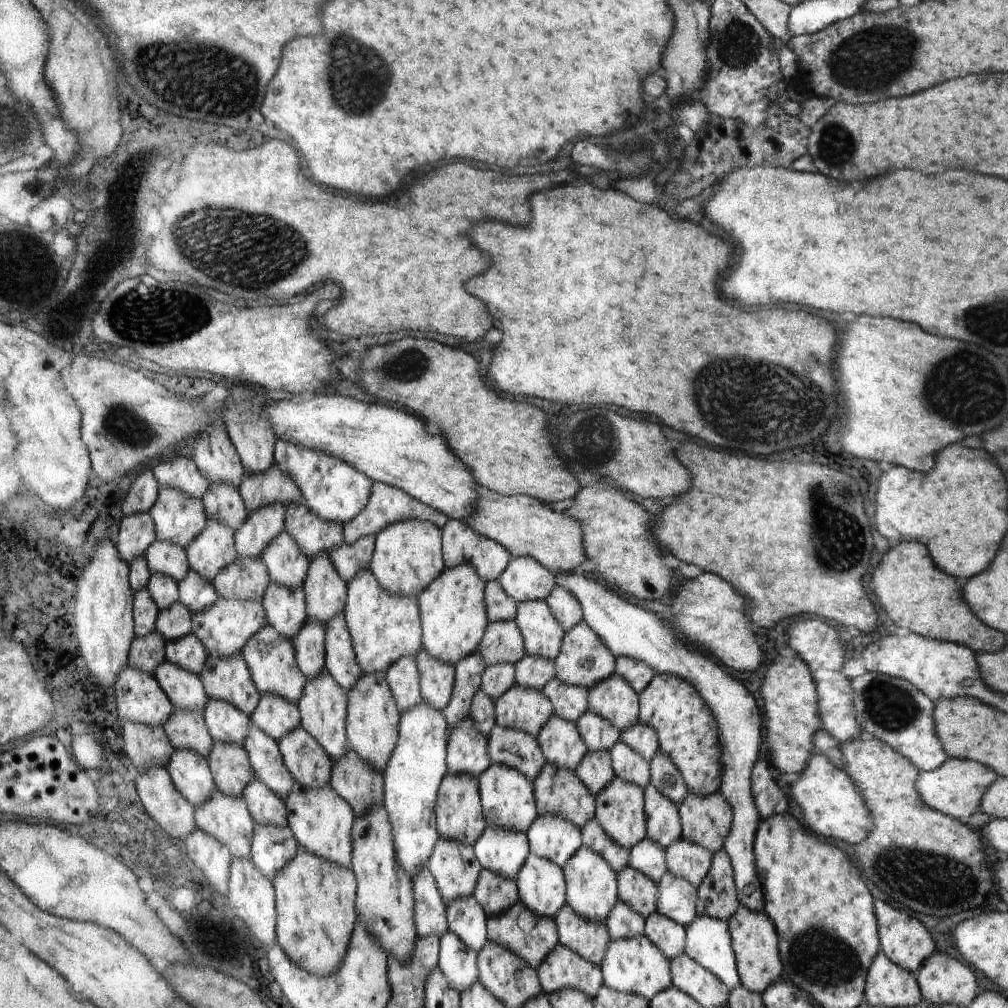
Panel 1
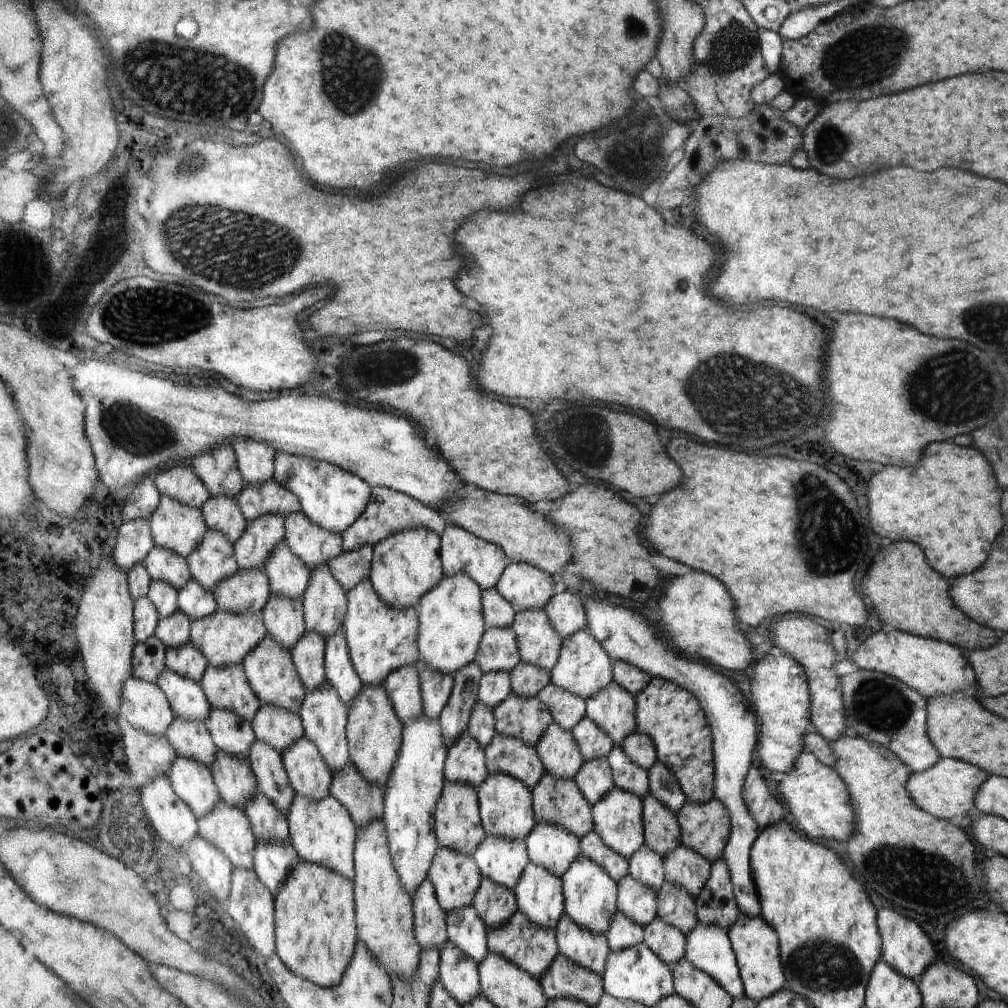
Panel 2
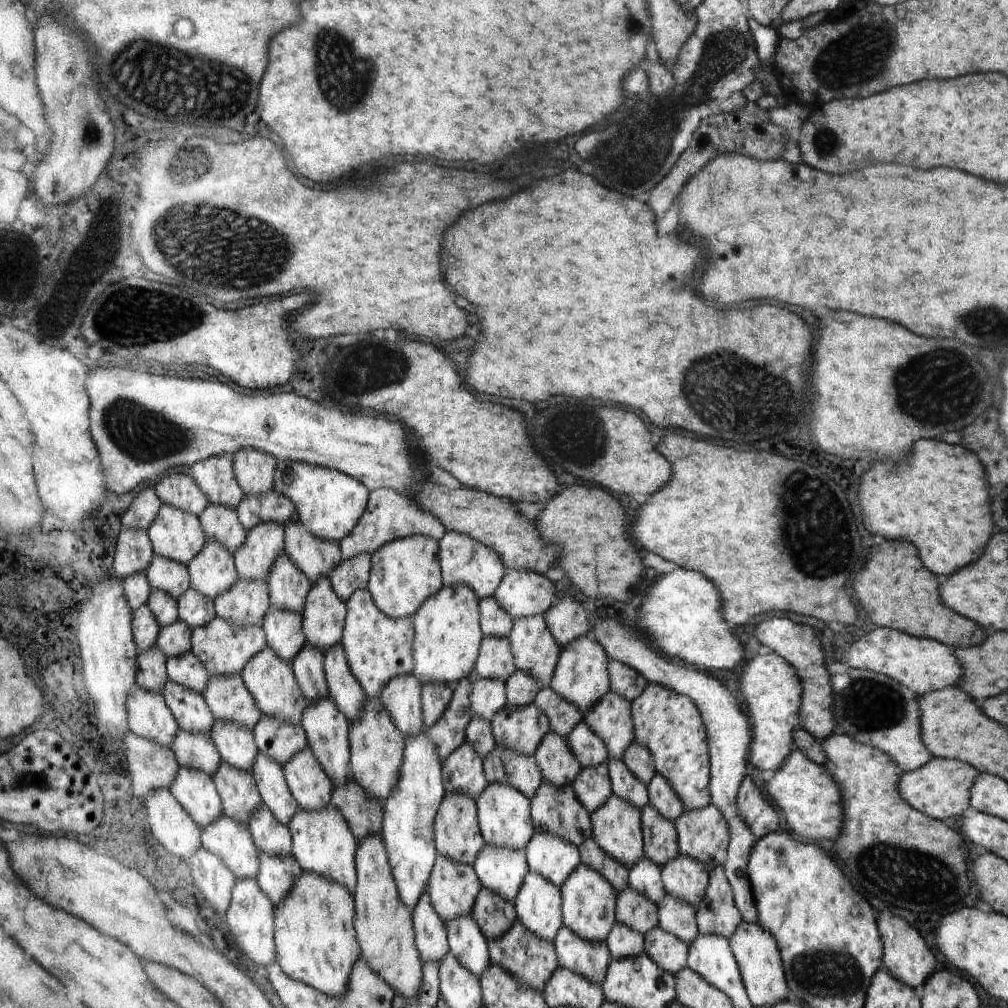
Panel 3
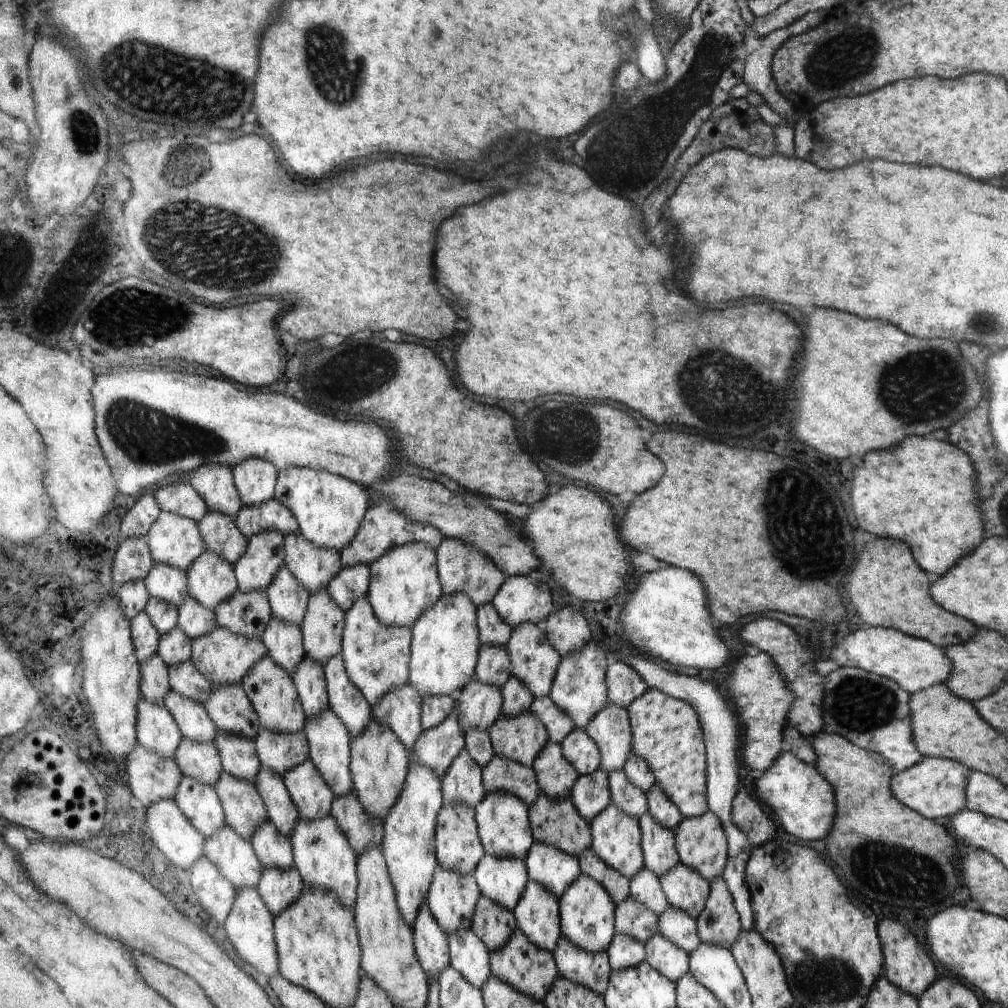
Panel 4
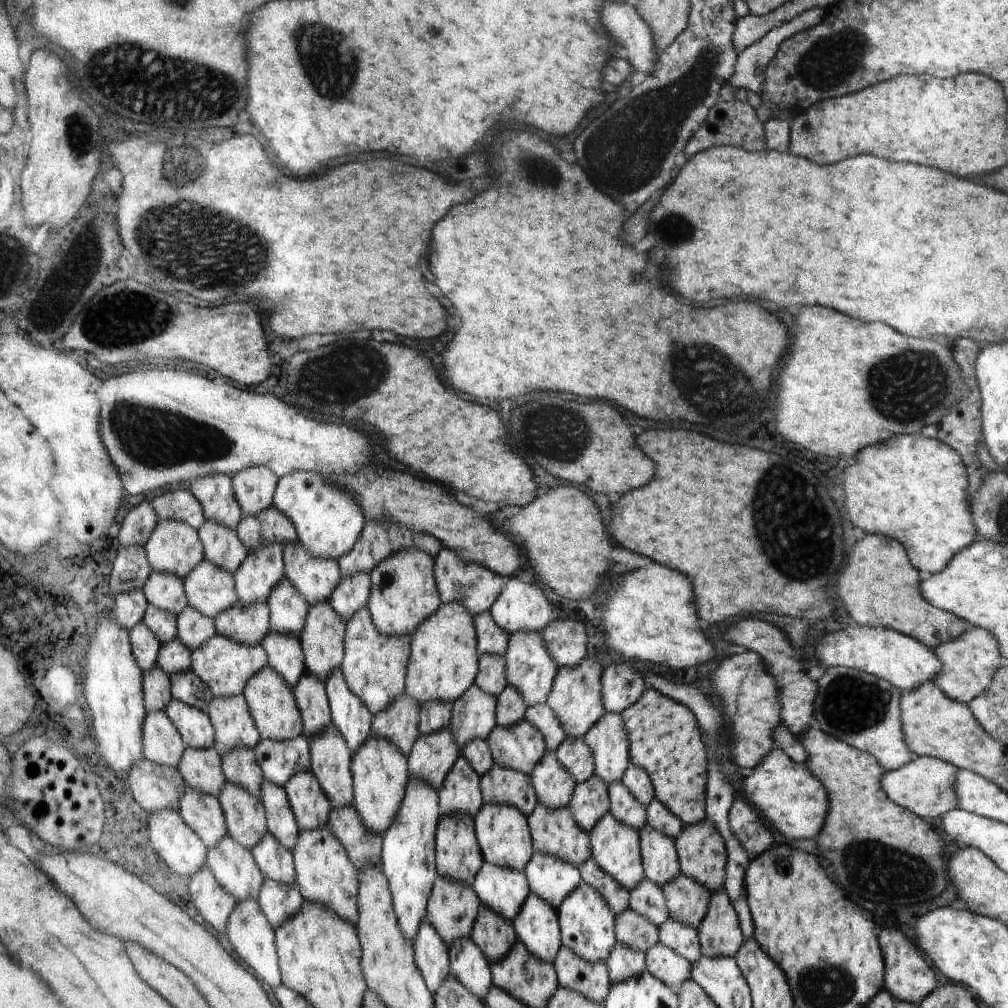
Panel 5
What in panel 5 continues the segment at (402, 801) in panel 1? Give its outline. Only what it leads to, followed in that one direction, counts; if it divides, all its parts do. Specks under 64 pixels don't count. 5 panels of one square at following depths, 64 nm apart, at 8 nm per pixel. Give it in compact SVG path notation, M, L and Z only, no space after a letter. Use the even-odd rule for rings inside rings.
M414 778L410 782L410 790L405 790L406 802L402 810L393 818L393 824L383 832L381 844L381 866L389 879L390 890L393 893L393 906L401 930L409 939L416 938L416 932L428 916L430 893L437 881L435 866L435 835L438 820L441 816L438 804L438 791Z

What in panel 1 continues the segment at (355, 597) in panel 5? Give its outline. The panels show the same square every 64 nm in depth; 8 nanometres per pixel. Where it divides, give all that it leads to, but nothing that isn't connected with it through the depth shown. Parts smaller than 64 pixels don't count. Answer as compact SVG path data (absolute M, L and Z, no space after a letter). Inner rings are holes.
M364 535L352 544L344 542L328 552L338 574L347 584L359 570L368 569L375 549L375 538L374 535Z

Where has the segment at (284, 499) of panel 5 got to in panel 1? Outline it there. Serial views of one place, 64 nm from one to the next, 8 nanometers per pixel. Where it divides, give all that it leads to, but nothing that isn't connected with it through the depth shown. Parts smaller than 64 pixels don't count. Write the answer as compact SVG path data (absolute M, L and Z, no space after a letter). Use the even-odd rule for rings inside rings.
M290 437L277 438L276 462L298 483L304 504L325 521L339 522L343 526L361 512L372 496L374 482L368 475L344 459L300 446Z

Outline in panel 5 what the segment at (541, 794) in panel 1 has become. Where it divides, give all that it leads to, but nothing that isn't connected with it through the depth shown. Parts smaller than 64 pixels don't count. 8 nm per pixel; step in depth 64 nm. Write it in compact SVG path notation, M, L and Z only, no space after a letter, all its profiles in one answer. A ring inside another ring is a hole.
M539 804L537 809L528 816L528 824L533 849L540 854L556 856L579 869L584 862L589 861L592 857L589 832L584 832L578 823L574 822L569 806L552 810L552 808L546 808Z

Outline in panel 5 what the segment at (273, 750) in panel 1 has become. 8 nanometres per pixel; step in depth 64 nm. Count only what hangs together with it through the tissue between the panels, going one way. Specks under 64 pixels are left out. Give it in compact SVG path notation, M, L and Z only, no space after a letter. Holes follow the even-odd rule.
M264 779L259 794L268 818L268 832L293 852L300 828L284 787Z

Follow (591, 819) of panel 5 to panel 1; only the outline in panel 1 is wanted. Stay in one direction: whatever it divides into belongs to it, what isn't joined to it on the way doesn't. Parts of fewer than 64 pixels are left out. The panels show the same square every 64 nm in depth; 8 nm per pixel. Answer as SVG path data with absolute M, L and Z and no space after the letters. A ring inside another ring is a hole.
M597 750L587 752L581 764L575 768L578 778L597 796L606 789L616 776L611 751Z

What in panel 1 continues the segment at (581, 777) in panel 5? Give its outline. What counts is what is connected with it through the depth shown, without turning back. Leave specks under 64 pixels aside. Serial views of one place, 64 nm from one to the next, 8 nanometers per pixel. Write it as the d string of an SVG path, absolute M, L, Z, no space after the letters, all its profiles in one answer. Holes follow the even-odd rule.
M587 709L576 723L587 744L587 752L611 751L613 746L621 740L621 730L607 718L597 715L592 709Z

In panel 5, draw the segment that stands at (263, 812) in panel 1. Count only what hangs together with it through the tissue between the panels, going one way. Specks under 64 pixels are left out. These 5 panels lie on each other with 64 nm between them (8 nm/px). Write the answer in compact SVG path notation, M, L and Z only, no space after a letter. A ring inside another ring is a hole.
M266 832L265 836L251 848L251 853L265 878L284 884L296 881L293 853L272 833Z

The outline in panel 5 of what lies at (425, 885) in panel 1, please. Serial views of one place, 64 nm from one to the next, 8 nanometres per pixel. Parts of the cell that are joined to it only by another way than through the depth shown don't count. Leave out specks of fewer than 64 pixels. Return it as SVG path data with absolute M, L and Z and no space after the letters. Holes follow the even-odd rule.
M425 918L416 932L413 948L415 964L422 978L425 978L429 991L435 994L444 978L450 974L449 946Z

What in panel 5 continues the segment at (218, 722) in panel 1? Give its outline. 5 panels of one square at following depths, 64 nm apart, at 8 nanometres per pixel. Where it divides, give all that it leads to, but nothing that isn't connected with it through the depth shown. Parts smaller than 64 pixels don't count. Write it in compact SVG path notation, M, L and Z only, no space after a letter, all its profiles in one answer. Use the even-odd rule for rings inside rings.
M236 747L224 758L228 781L244 787L248 792L260 799L260 785L264 775L257 763L255 752L250 747Z

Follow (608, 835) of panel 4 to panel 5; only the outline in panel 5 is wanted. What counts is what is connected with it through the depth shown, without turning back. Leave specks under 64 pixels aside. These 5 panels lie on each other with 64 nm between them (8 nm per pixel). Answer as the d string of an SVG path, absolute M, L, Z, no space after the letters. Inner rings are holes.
M612 812L606 814L604 818L589 832L590 846L592 847L592 858L596 866L612 876L620 888L626 888L628 892L638 886L645 878L644 863L641 855L641 836L632 826L626 826L618 822L612 816Z

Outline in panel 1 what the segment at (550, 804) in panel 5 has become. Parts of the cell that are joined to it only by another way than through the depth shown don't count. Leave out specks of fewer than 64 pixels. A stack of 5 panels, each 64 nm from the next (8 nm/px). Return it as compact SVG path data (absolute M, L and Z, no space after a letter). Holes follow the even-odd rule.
M555 712L536 737L547 762L559 767L575 771L587 753L587 744L577 723L563 719Z

